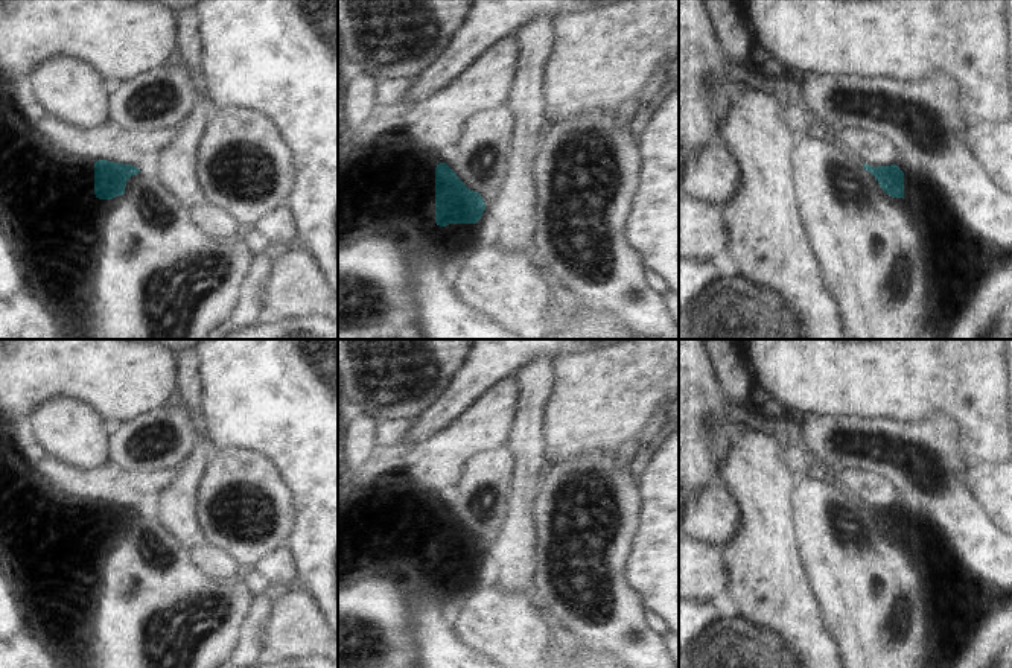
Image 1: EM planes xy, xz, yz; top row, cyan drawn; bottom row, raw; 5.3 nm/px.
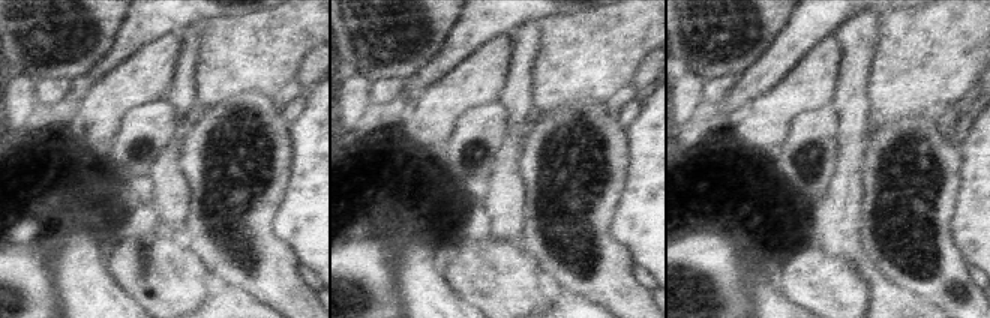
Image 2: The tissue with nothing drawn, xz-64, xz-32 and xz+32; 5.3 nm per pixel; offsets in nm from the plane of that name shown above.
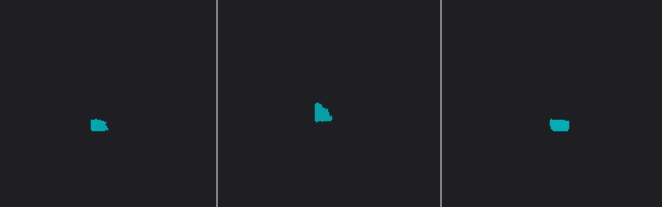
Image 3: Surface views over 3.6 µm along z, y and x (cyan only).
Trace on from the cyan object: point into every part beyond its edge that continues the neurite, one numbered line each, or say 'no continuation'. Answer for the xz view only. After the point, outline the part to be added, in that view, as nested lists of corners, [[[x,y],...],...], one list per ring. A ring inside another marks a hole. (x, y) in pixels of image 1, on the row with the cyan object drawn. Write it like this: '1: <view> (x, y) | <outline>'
1: xz (480, 157) | [[[507,105],[479,111],[469,117],[452,152],[443,158],[485,204],[495,199],[505,177],[513,131],[514,114]]]

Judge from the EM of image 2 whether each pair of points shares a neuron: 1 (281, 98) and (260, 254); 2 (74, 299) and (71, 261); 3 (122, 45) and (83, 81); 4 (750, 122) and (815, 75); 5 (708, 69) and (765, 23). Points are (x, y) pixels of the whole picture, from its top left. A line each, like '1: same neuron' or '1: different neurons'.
1: different neurons
2: same neuron
3: same neuron
4: same neuron
5: same neuron

